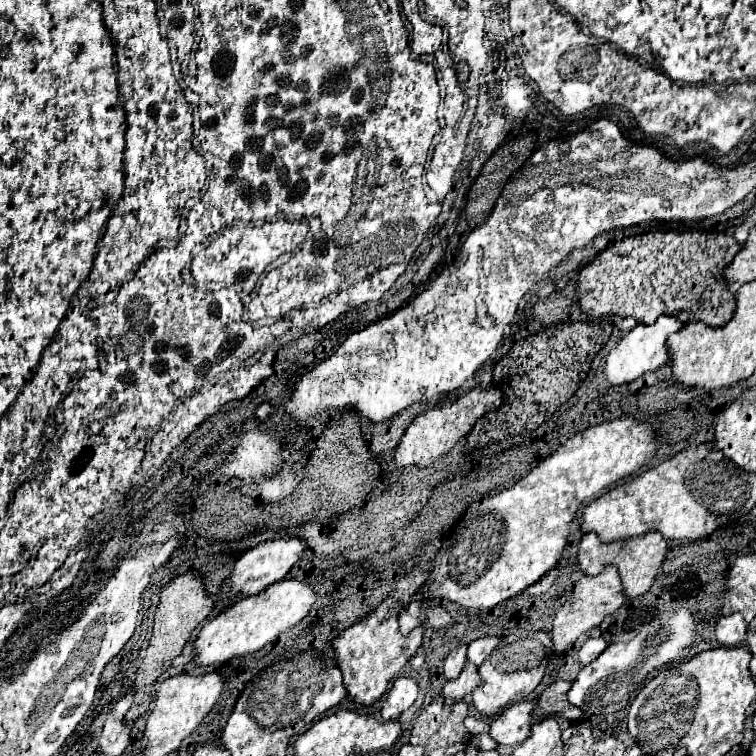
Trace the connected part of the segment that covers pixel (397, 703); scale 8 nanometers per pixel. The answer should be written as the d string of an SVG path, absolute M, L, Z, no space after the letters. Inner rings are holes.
M395 678L381 708L383 720L399 718L417 700L417 692L419 692L419 686L413 678Z

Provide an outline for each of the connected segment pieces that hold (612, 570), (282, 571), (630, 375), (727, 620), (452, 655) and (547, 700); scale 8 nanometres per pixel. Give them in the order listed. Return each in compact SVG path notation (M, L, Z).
M607 566L601 574L597 576L583 576L575 588L573 588L573 600L567 600L561 610L555 616L553 622L553 630L551 630L551 640L555 644L555 652L563 652L569 646L573 646L573 642L587 630L599 626L603 622L605 616L613 614L617 608L621 608L627 602L627 596L623 594L621 588L621 578L617 574L615 566Z
M285 536L281 540L267 540L261 542L259 546L247 550L237 562L235 562L235 570L233 574L227 578L227 582L221 588L221 594L229 596L231 604L245 598L245 596L255 596L259 592L263 592L269 584L275 584L279 580L285 578L285 574L293 568L293 564L303 556L303 552L307 550L307 542L303 538L293 538L293 536Z
M659 316L655 324L637 324L637 328L633 328L609 354L607 364L605 364L605 376L613 386L619 384L627 384L633 382L635 378L643 376L645 372L657 370L661 366L665 366L671 358L669 346L667 346L667 338L669 334L681 330L685 324L681 320L677 320L675 316Z
M739 612L731 616L723 616L715 626L717 642L727 648L741 644L745 640L745 634L747 634L747 624Z
M467 644L455 648L447 654L447 658L445 658L445 676L447 678L457 678L459 676L459 672L463 670L463 666L467 662L465 656L467 656Z
M557 680L551 686L547 686L543 690L543 694L537 698L537 706L545 712L545 714L559 714L567 720L577 720L583 712L577 710L573 704L569 704L567 700L567 690L571 688L571 682L565 680Z

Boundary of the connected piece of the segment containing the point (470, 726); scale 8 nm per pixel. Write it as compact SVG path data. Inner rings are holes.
M467 716L465 718L465 726L467 730L477 736L477 734L485 734L489 730L489 722L485 718L475 718L475 716Z

